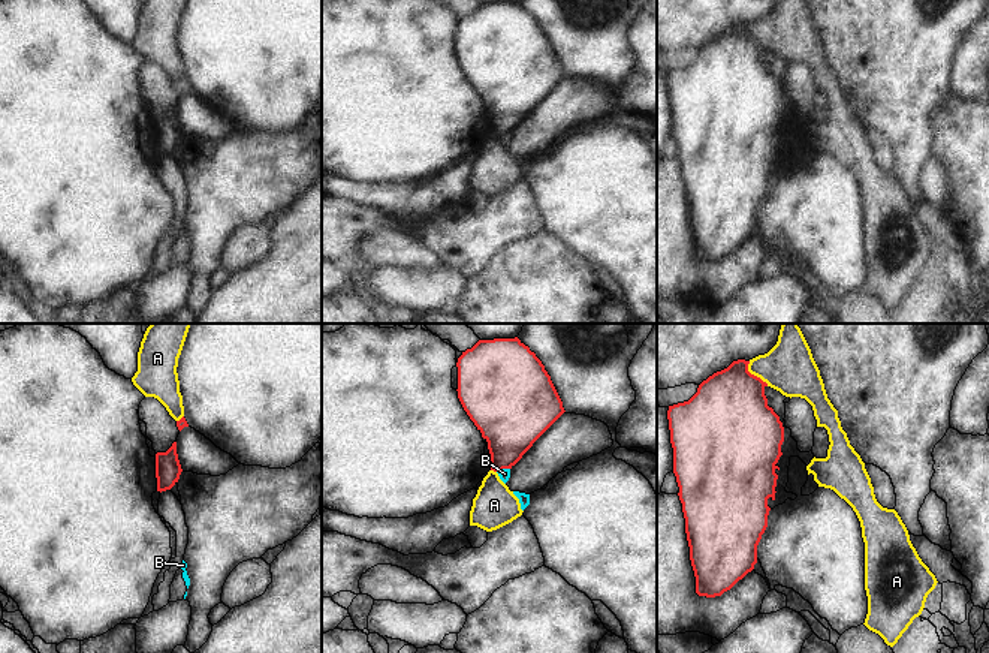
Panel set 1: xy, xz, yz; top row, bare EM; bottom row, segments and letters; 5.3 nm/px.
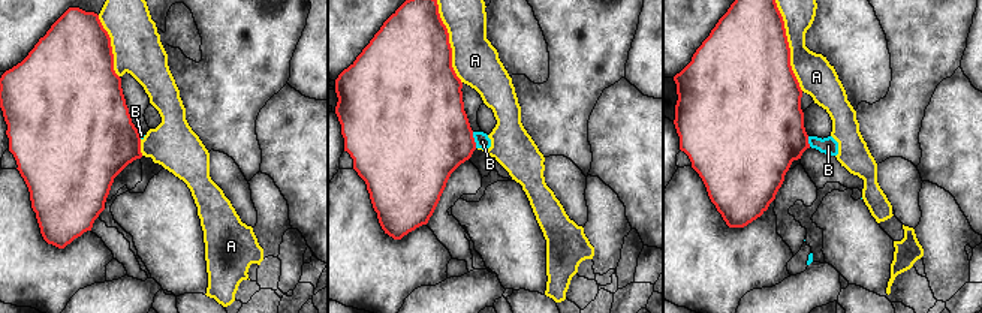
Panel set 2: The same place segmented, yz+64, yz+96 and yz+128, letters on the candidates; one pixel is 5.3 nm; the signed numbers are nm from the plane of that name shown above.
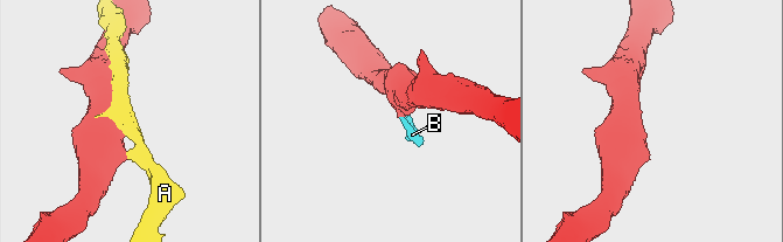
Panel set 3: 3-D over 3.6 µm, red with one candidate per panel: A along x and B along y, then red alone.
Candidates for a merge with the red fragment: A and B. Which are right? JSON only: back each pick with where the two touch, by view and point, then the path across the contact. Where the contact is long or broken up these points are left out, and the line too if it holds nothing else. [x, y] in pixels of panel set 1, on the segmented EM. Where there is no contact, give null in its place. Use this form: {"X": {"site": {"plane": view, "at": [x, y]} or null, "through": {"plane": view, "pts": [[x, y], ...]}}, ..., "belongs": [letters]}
{"belongs": []}

